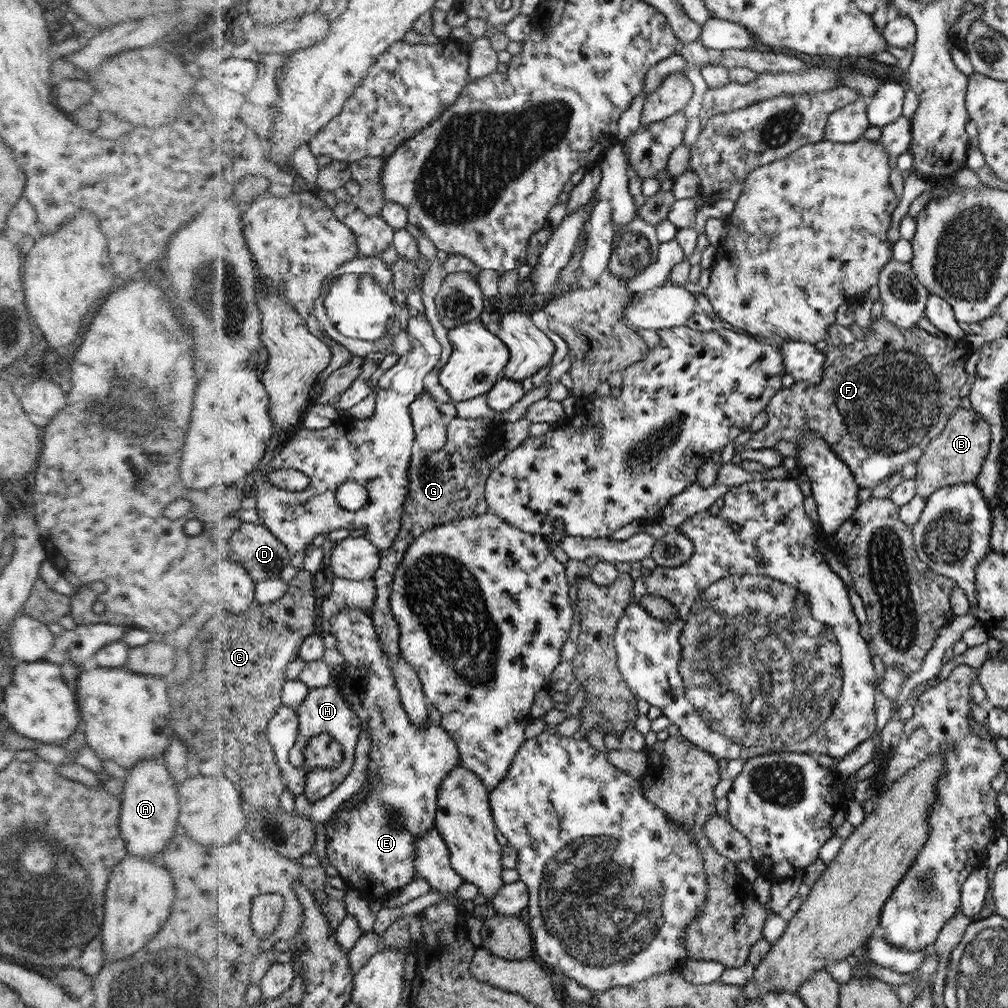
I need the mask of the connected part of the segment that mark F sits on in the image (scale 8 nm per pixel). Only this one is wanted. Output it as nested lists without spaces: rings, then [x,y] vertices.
[[[883,318],[871,319],[871,330],[866,338],[844,347],[830,348],[826,370],[822,364],[822,382],[810,386],[804,380],[782,389],[770,399],[768,423],[746,442],[746,449],[775,448],[782,440],[800,442],[808,431],[820,433],[830,449],[853,471],[854,480],[861,488],[874,488],[902,470],[908,462],[916,462],[936,435],[948,426],[949,417],[960,406],[960,388],[966,382],[964,364],[971,356],[965,340],[956,340],[942,333],[928,334],[918,326],[898,327]]]

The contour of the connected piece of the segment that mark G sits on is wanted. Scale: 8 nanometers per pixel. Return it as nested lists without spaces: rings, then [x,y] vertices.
[[[460,416],[450,422],[448,444],[440,452],[426,452],[417,448],[413,454],[412,466],[410,466],[410,496],[406,502],[406,514],[402,532],[396,540],[396,544],[390,551],[382,552],[382,566],[375,576],[378,598],[373,608],[374,623],[378,627],[378,633],[382,637],[384,651],[390,657],[390,666],[396,676],[396,661],[402,654],[400,638],[402,638],[402,625],[396,618],[392,608],[392,594],[394,594],[394,580],[400,564],[412,548],[412,544],[422,536],[426,530],[432,530],[436,526],[448,524],[456,518],[462,517],[462,504],[468,504],[468,516],[486,514],[488,501],[485,499],[485,490],[482,488],[488,482],[490,470],[493,465],[488,465],[487,457],[501,444],[503,428],[493,423],[493,418],[464,419]]]

